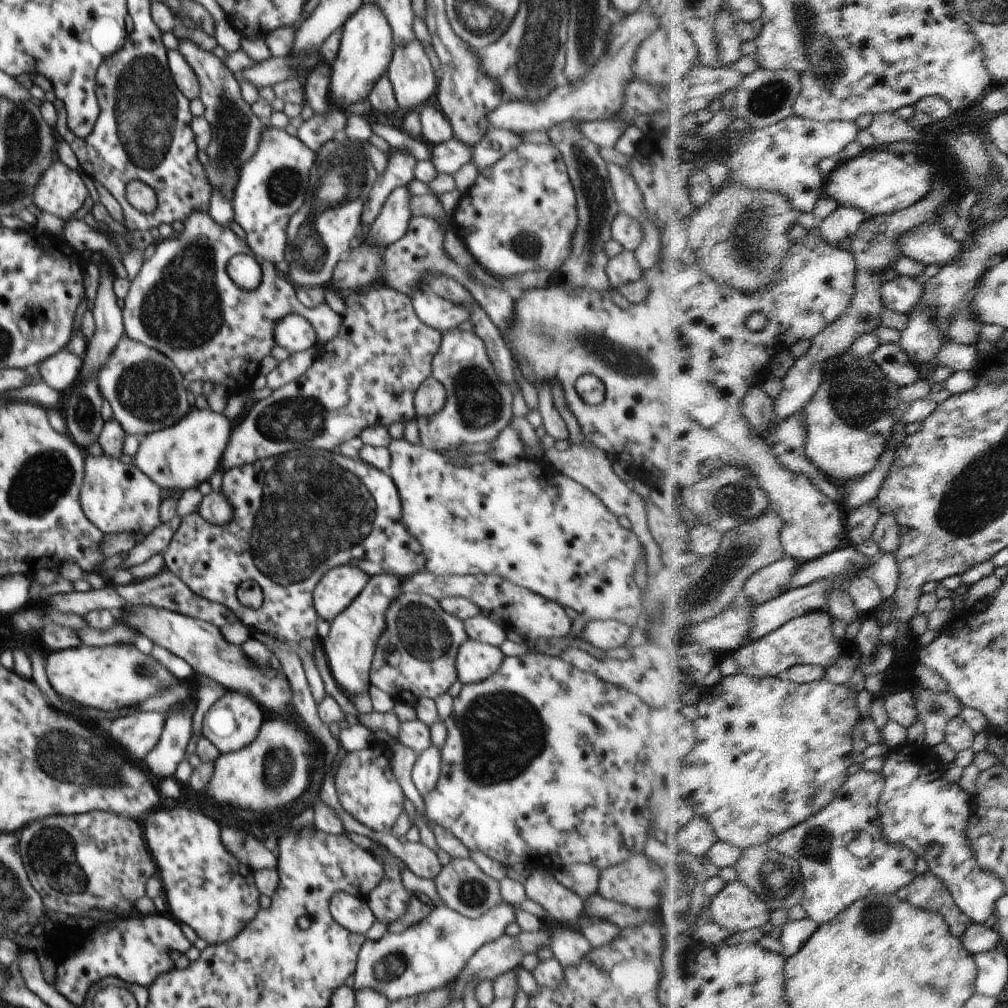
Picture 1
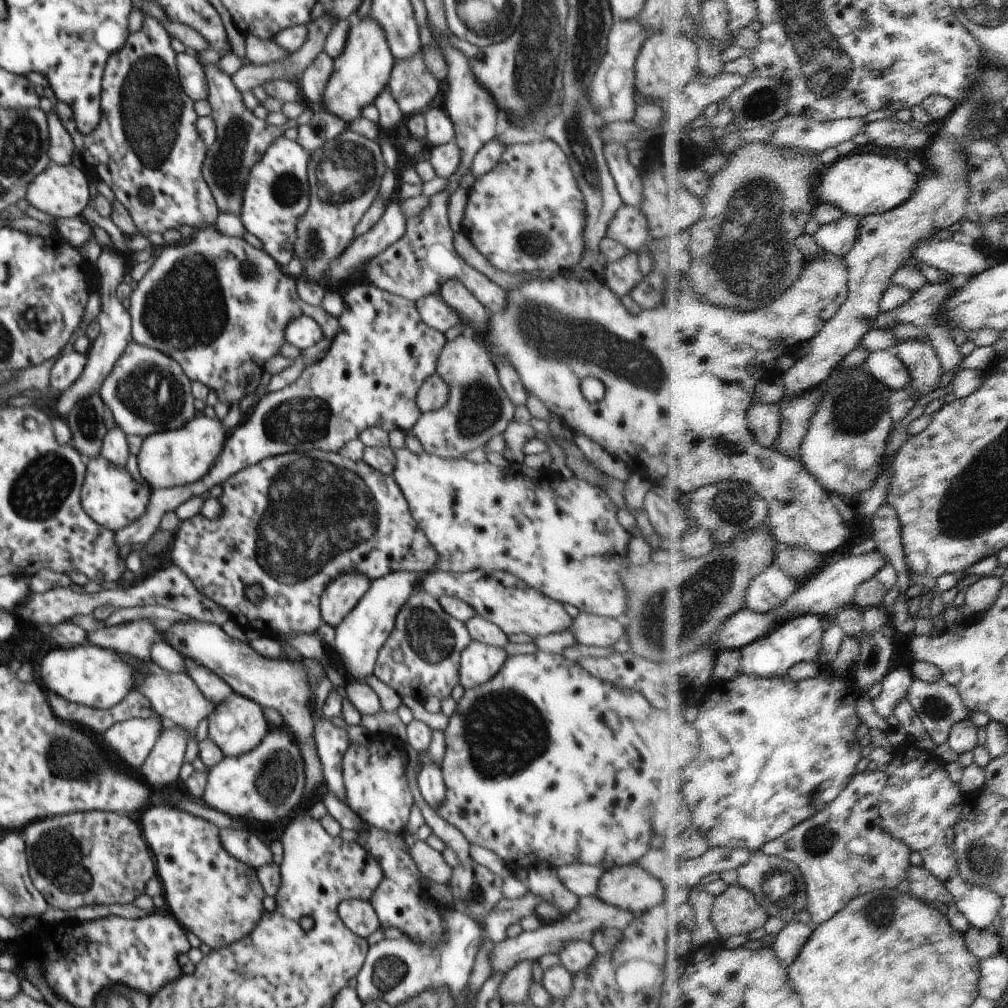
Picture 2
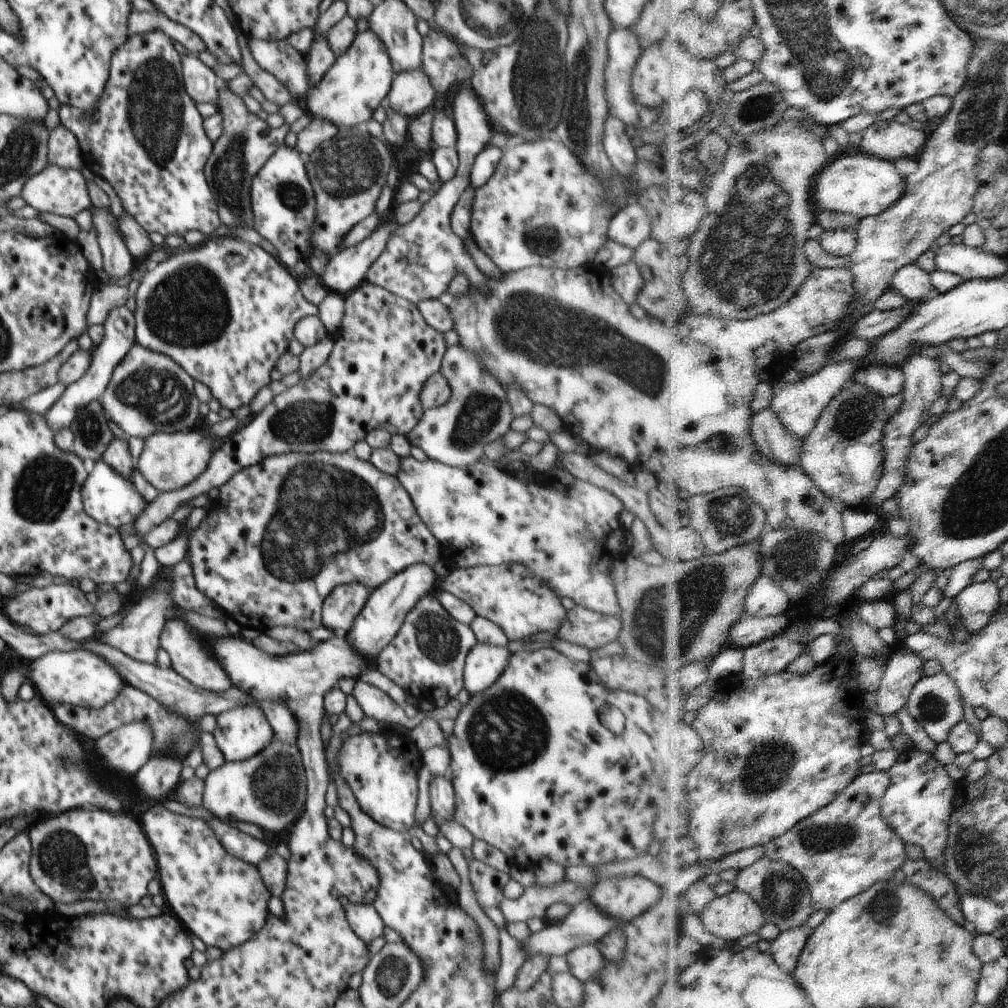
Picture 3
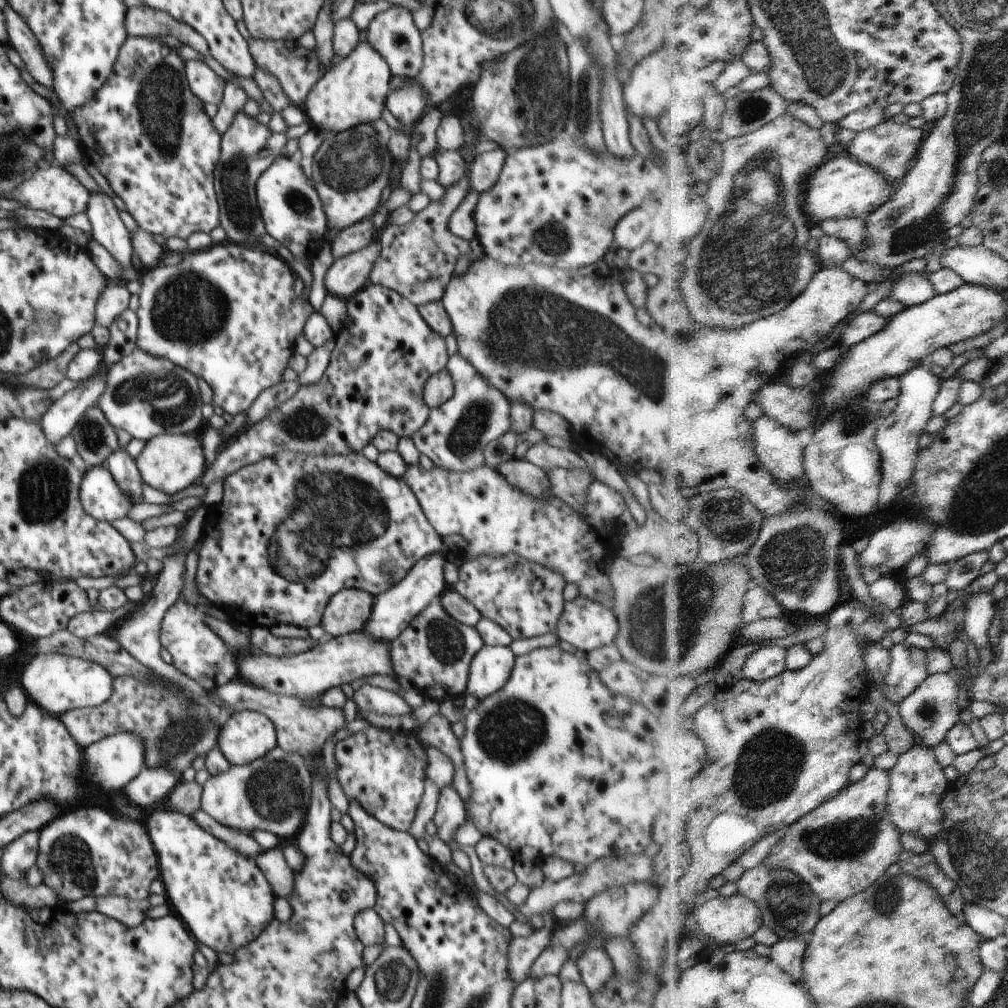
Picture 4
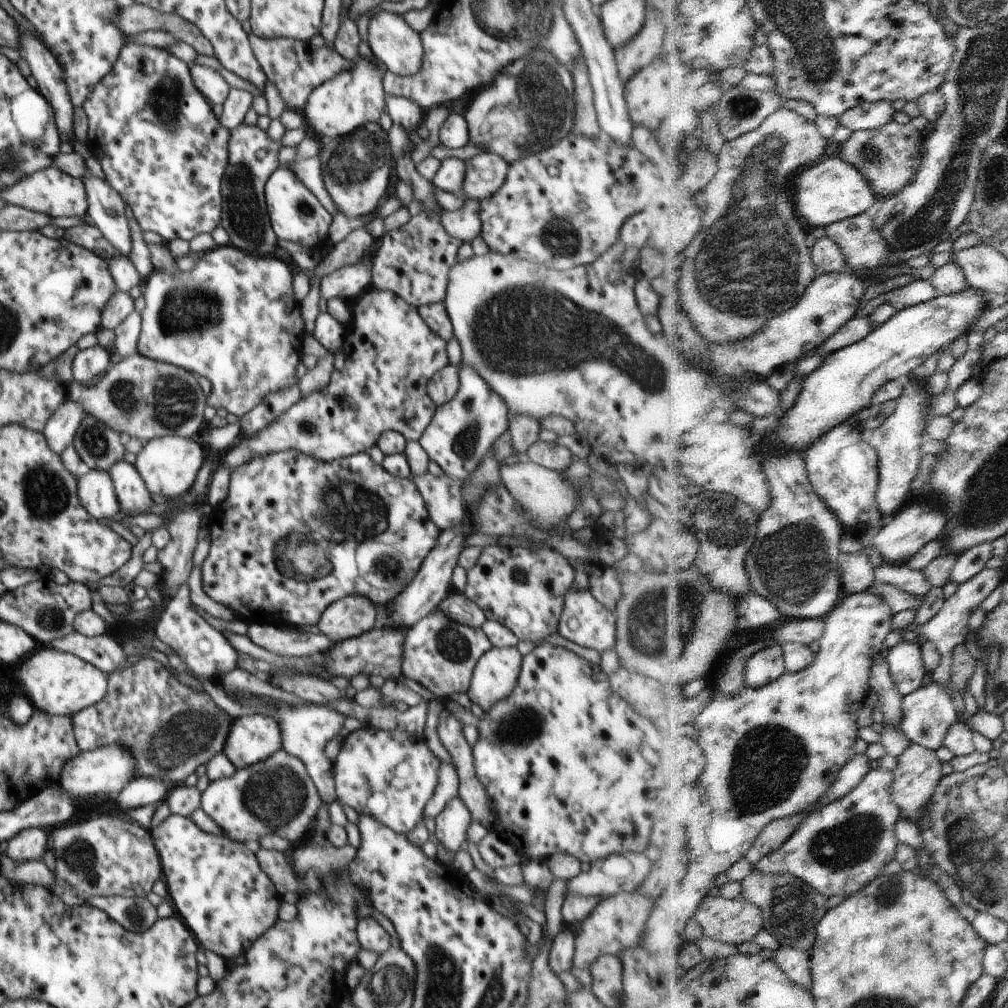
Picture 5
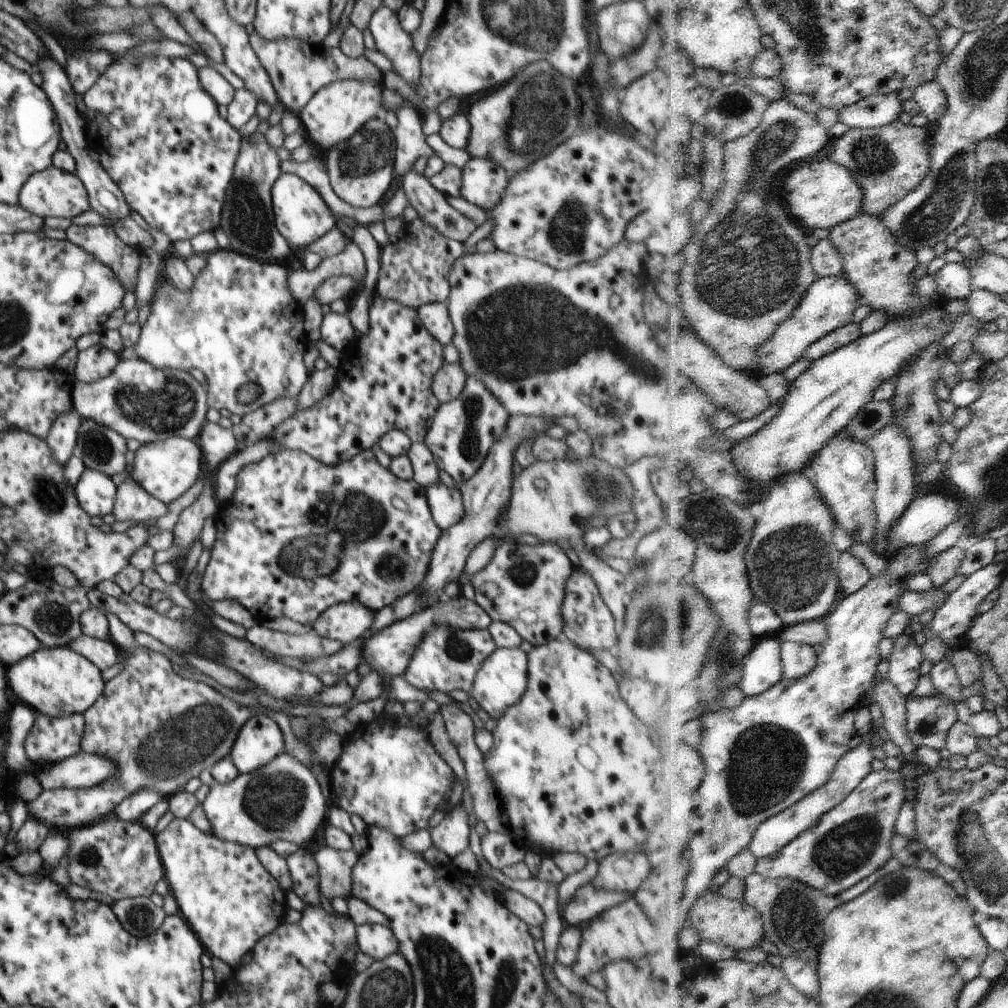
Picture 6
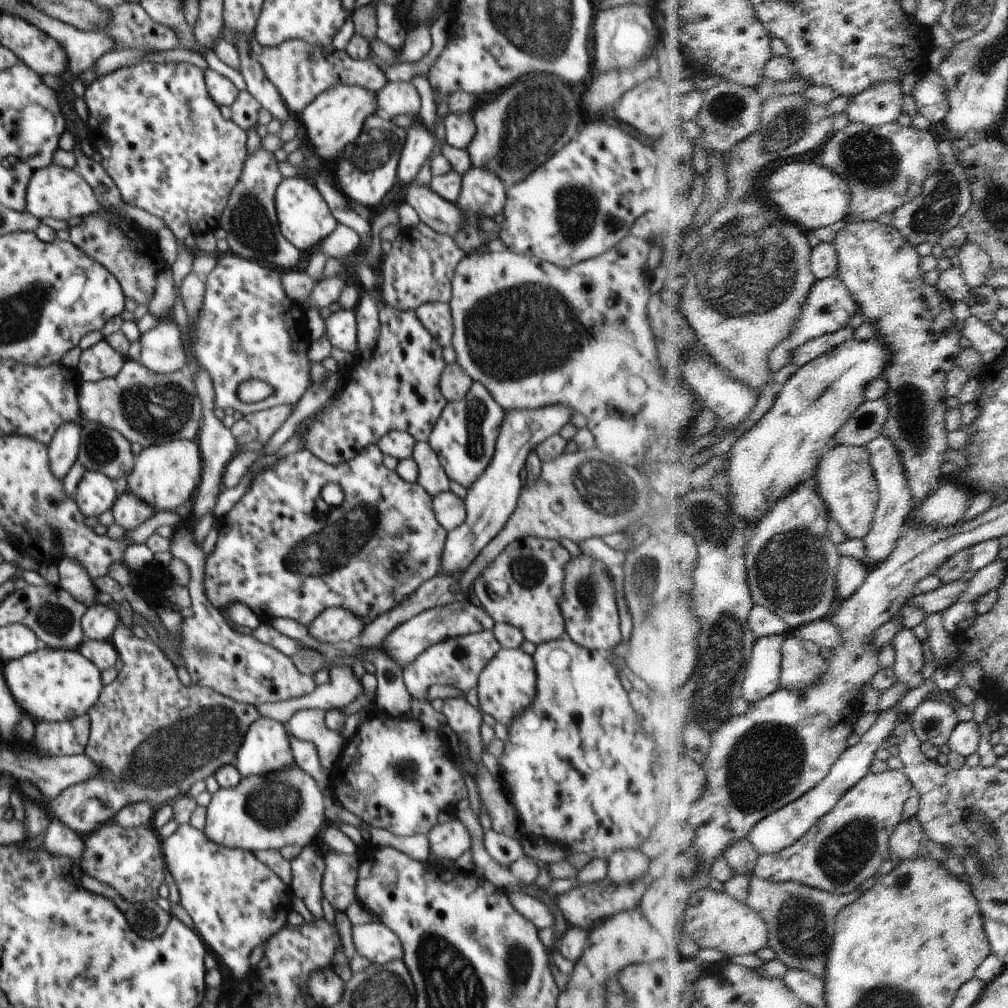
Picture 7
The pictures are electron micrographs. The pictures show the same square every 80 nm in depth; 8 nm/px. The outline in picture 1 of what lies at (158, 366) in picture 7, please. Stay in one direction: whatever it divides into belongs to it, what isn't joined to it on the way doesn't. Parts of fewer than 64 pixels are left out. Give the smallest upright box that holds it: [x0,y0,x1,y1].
[123,211,342,392]

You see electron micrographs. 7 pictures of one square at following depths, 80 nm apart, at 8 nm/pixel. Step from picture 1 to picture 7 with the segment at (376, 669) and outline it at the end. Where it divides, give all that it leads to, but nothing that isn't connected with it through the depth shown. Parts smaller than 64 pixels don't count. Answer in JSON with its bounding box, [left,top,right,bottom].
[403,630,501,700]

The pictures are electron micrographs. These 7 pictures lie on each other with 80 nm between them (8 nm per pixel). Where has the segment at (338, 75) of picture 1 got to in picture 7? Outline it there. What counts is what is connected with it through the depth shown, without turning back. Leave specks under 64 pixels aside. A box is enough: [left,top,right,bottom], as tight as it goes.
[298,84,378,170]

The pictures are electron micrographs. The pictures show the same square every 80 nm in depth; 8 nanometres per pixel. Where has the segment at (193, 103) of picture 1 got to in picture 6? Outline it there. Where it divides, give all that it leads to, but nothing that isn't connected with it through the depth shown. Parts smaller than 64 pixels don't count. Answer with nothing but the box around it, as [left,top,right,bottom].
[198,67,235,120]

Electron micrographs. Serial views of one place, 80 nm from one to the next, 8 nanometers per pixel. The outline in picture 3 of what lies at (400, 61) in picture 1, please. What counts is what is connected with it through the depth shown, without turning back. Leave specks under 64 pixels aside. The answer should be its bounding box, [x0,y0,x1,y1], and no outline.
[386,68,436,120]

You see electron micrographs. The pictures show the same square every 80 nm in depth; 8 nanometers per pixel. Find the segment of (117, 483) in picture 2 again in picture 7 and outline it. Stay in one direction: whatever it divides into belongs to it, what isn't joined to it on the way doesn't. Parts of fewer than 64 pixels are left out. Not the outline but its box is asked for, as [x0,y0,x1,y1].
[76,471,117,517]

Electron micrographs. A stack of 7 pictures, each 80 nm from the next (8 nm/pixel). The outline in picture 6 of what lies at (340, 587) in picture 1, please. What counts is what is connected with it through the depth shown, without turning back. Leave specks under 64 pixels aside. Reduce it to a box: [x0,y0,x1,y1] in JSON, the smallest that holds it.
[312,602,374,645]

